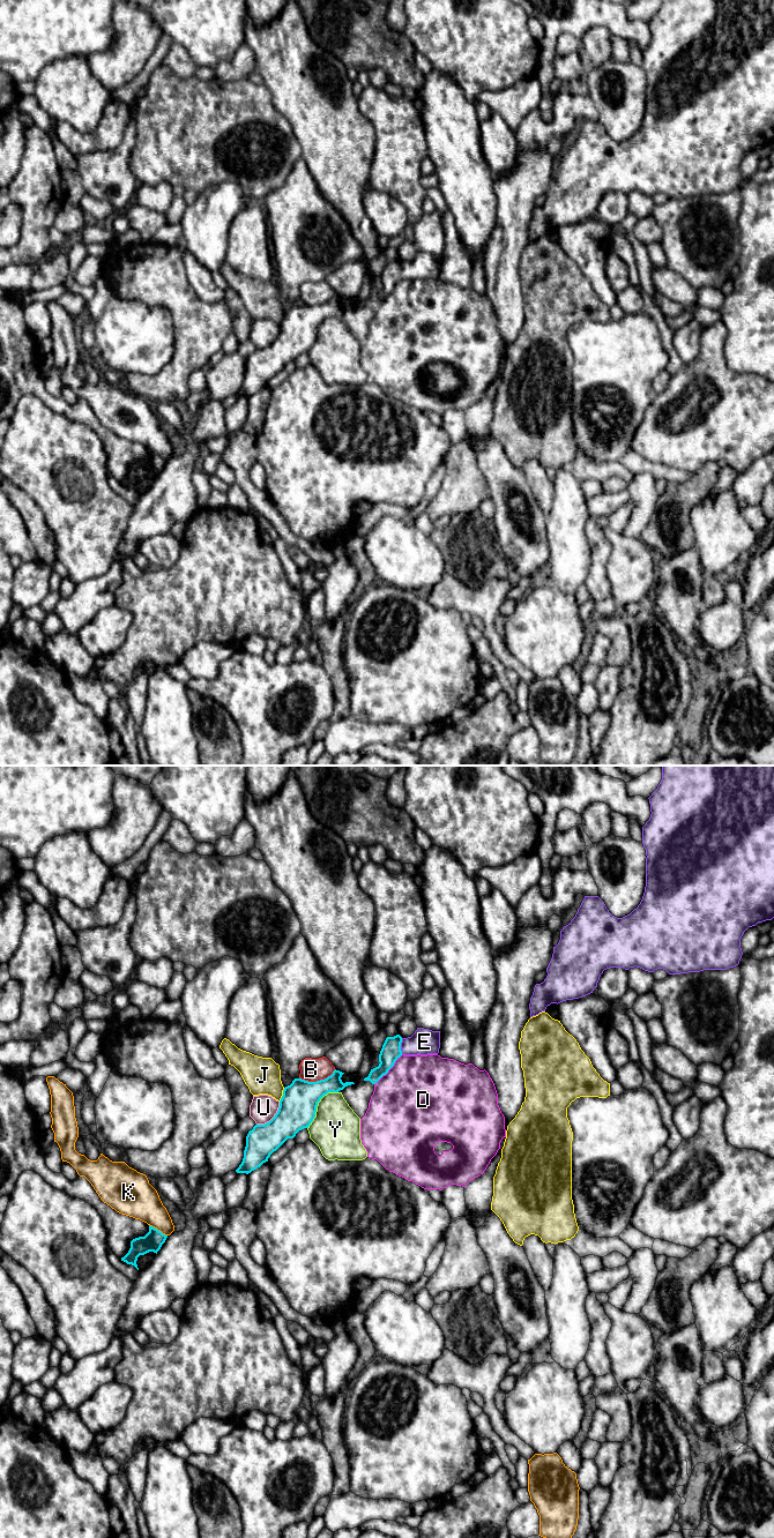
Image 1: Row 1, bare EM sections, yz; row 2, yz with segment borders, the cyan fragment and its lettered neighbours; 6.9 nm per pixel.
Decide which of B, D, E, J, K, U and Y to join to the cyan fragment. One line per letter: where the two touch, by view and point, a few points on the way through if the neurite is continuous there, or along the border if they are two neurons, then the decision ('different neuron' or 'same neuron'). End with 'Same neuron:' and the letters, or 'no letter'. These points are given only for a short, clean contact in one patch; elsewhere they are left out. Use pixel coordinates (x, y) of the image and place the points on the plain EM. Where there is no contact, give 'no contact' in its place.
B: meets cyan in yz at (317, 305); different neuron
D: meets cyan in yz at (389, 292); different neuron
E: meets cyan in yz at (400, 270); runs through yz (391, 275), (400, 270), (411, 270), (424, 266); same neuron
J: meets cyan in yz at (283, 319); border along yz (284, 312), (283, 319), (278, 325); different neuron
K: meets cyan in yz at (157, 454); different neuron
U: meets cyan in yz at (273, 342); different neuron
Y: meets cyan in yz at (317, 329); different neuron
Same neuron: E

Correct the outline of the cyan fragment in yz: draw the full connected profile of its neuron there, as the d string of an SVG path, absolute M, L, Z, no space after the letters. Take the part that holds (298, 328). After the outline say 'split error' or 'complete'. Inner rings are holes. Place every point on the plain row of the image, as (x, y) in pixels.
M334 294L330 300L317 306L295 303L284 312L280 324L280 331L275 341L265 349L255 349L246 360L244 382L237 397L251 397L268 386L270 379L276 375L288 363L308 352L315 342L317 330L320 323L328 316L338 316L353 306L343 307L344 297Z; complete

